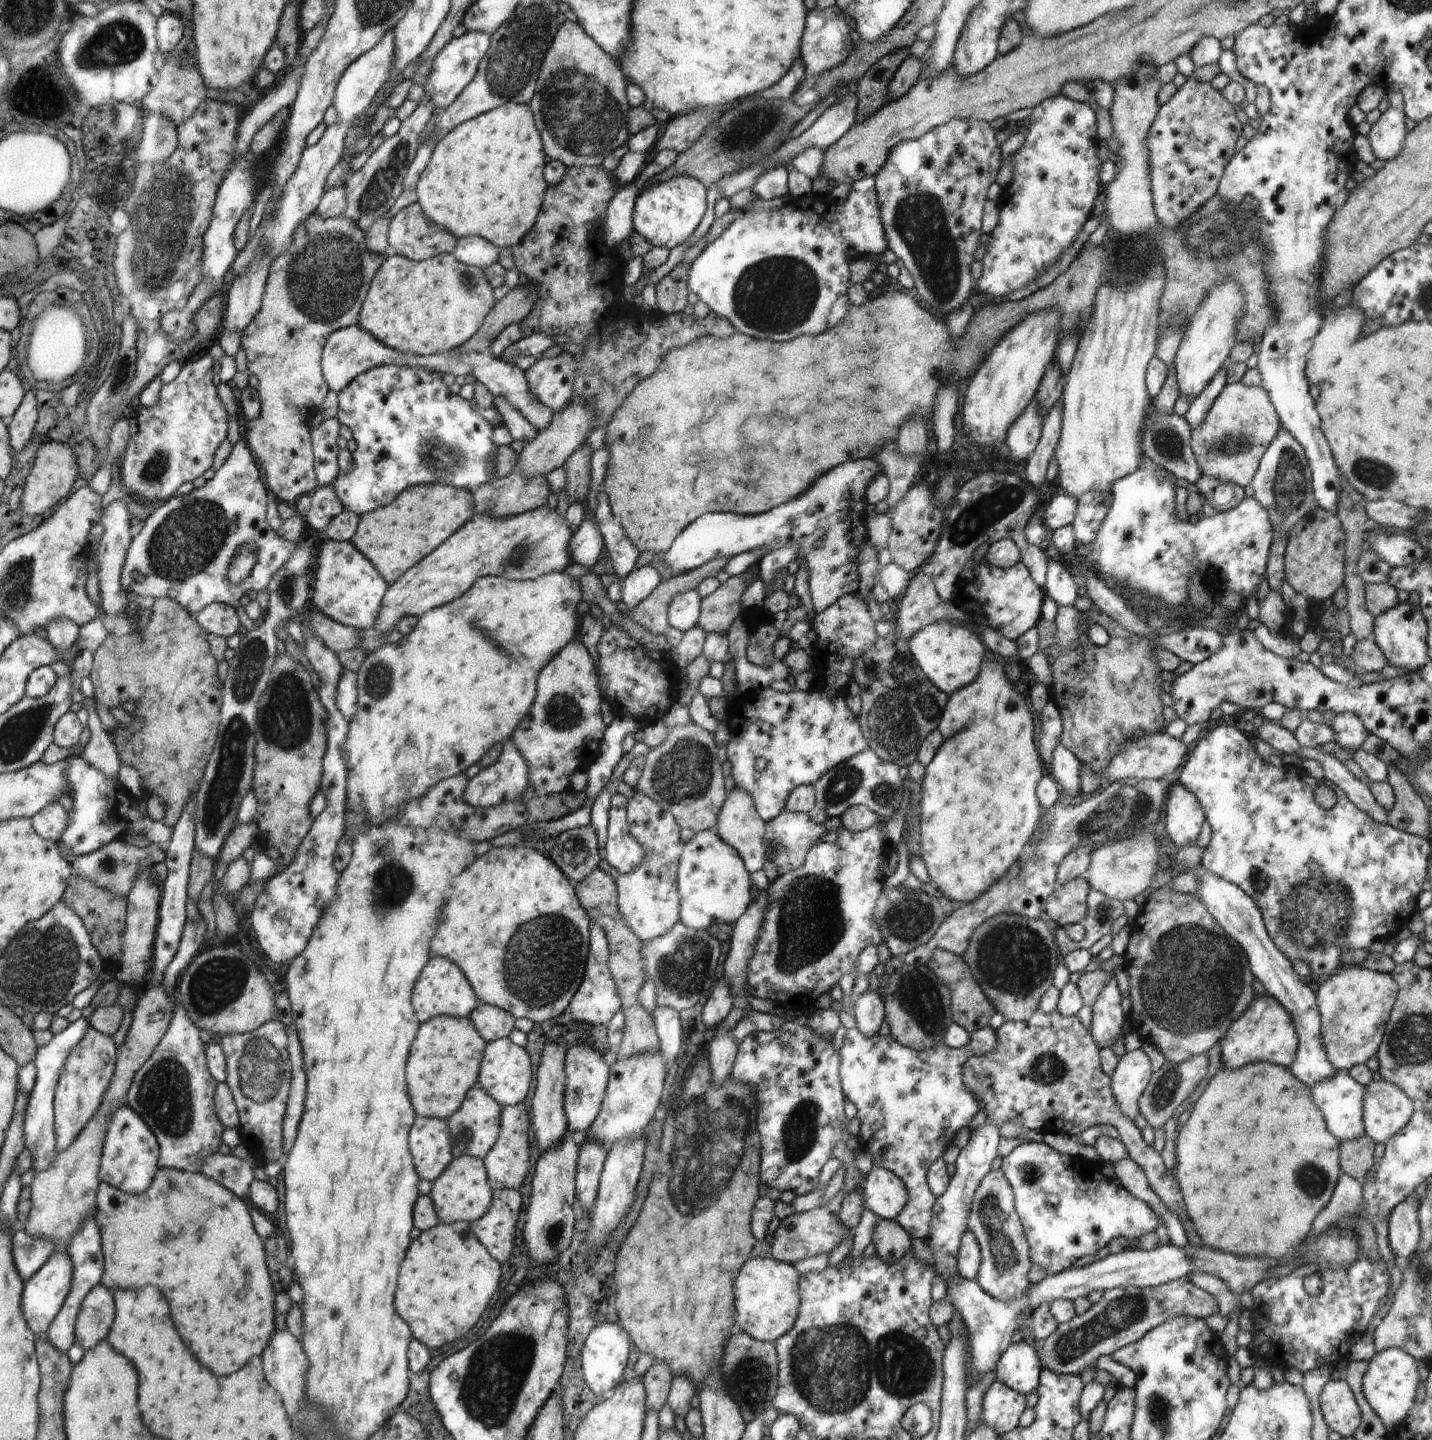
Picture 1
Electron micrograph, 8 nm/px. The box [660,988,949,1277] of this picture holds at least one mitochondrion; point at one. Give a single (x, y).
(713, 1130)

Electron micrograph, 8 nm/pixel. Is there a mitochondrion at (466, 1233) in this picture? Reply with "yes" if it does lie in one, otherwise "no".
no

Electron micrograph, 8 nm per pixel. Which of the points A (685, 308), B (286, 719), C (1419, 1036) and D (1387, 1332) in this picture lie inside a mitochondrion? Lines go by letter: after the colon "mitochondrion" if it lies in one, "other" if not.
A: other
B: mitochondrion
C: mitochondrion
D: other

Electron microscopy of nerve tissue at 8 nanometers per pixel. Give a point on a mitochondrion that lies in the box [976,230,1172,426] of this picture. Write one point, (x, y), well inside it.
(1126, 261)

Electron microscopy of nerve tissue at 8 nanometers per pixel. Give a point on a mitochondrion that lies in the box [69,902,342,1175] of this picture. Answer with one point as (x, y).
(164, 1093)

